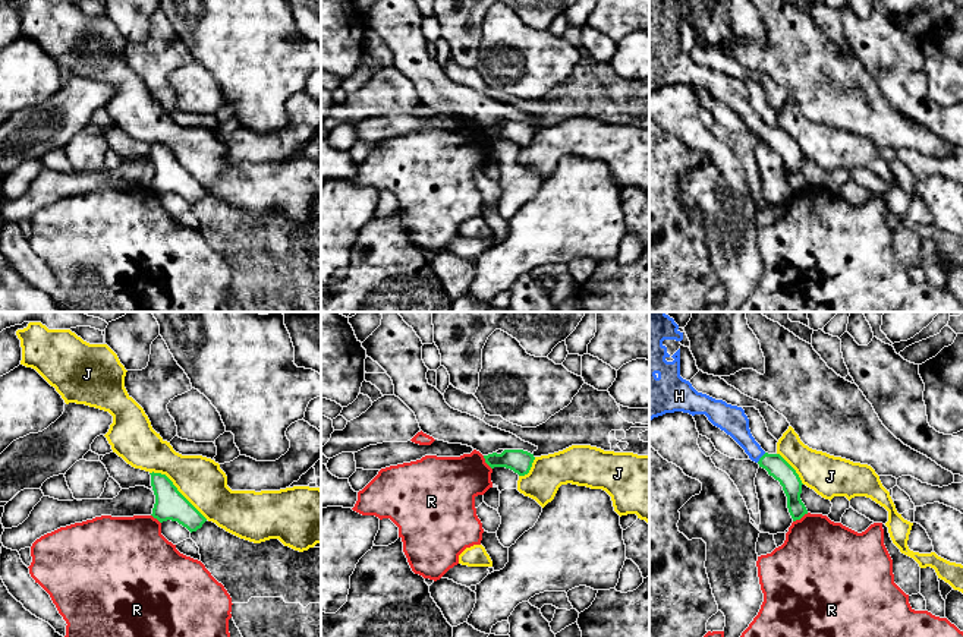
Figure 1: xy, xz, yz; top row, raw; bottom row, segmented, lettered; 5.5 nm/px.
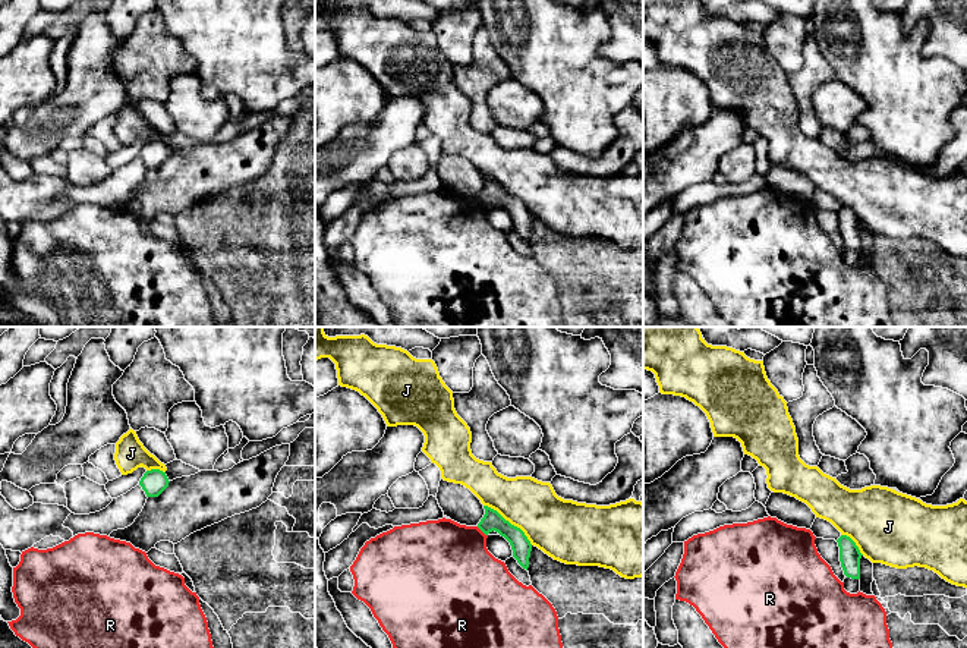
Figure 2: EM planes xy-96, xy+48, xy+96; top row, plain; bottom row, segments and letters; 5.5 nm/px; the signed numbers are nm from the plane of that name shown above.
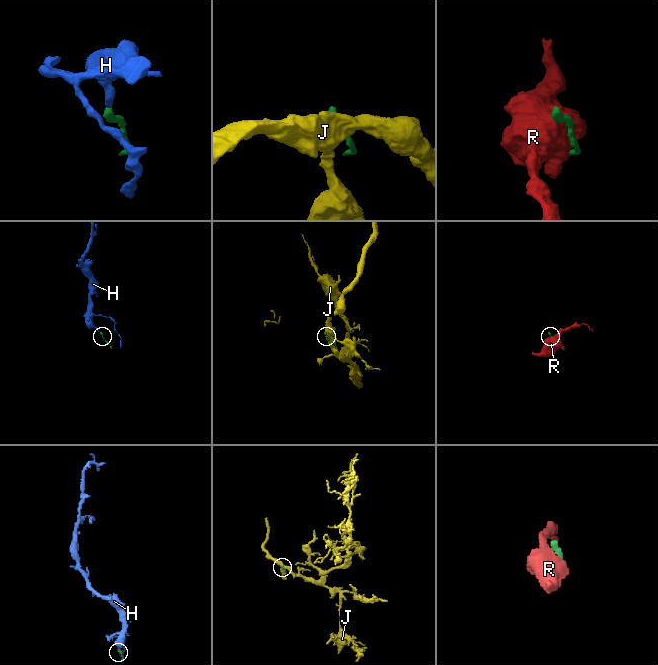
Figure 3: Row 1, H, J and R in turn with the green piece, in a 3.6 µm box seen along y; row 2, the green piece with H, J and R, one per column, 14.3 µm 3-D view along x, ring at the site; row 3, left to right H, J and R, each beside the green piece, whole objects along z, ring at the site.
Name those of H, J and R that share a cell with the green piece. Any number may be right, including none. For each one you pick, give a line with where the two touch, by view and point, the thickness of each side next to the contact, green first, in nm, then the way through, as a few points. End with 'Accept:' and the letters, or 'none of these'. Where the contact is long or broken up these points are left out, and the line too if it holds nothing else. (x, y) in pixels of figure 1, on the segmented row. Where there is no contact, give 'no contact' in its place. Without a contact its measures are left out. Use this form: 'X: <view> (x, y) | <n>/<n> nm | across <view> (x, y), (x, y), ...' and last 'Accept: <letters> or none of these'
H: yz (761, 457) | 120/150 nm | across yz (776, 466), (761, 457), (733, 422)
Accept: H

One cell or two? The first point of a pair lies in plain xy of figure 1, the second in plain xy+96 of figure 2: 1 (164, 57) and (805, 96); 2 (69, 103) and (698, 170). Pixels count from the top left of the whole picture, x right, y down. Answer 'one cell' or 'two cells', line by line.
1: one cell
2: one cell

